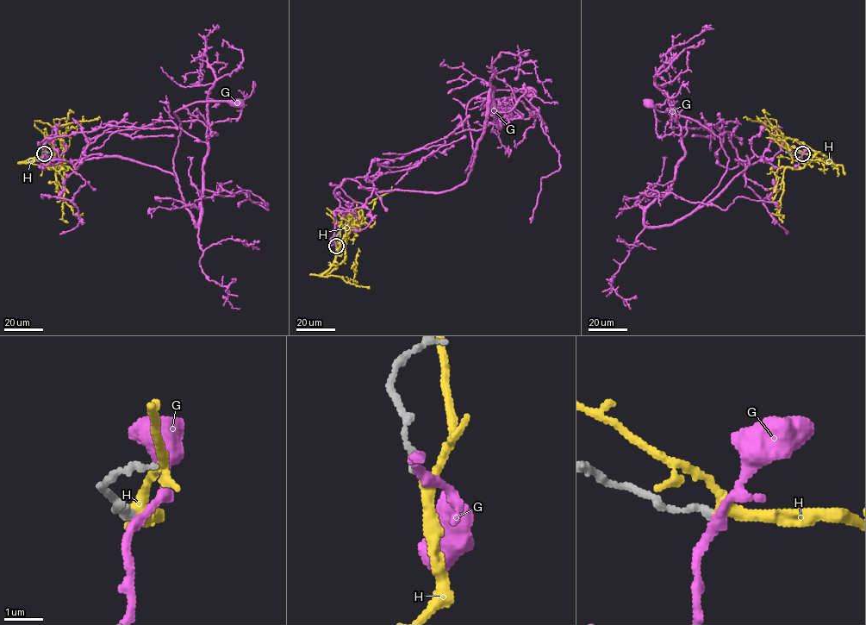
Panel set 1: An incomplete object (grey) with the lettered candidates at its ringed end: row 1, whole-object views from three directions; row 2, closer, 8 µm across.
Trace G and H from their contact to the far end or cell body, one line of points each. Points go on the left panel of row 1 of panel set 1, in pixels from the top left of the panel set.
G: (44, 153), (41, 168), (44, 154), (45, 165), (158, 167), (185, 207), (174, 112), (237, 103)
H: (44, 153), (41, 160), (26, 161), (52, 151), (52, 142), (59, 135), (54, 126), (100, 118)

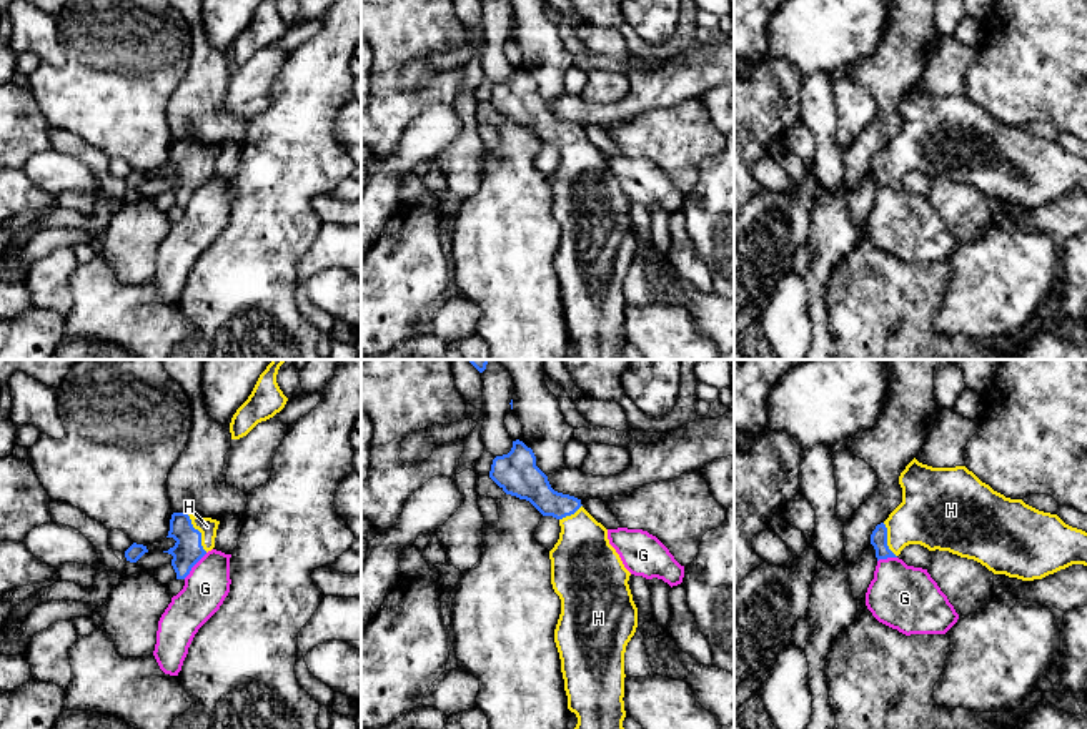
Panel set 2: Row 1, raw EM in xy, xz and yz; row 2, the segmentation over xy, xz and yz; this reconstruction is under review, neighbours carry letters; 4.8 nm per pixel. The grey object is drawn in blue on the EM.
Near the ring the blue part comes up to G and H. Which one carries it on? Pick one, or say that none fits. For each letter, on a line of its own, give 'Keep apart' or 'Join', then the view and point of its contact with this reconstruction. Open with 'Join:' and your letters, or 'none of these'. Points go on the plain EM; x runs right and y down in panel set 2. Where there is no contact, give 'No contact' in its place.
Join: H
G: Keep apart. Touches blue at xy (193, 192)
H: Join. Touches blue at xy (200, 160)

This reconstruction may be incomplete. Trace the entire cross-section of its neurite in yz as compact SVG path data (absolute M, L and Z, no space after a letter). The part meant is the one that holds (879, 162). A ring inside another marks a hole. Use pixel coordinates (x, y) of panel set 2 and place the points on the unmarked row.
M914 85L899 112L902 130L871 161L877 188L921 171L1022 208L1072 191L1087 193L1085 158L1022 126L1005 125L965 93L932 95Z

